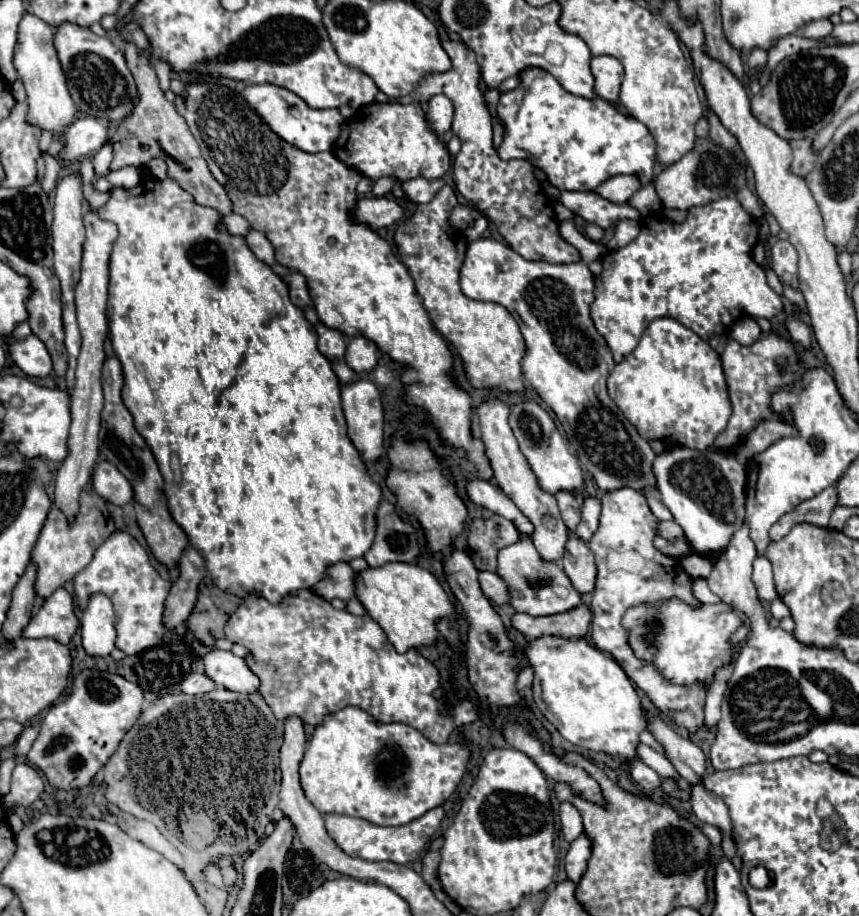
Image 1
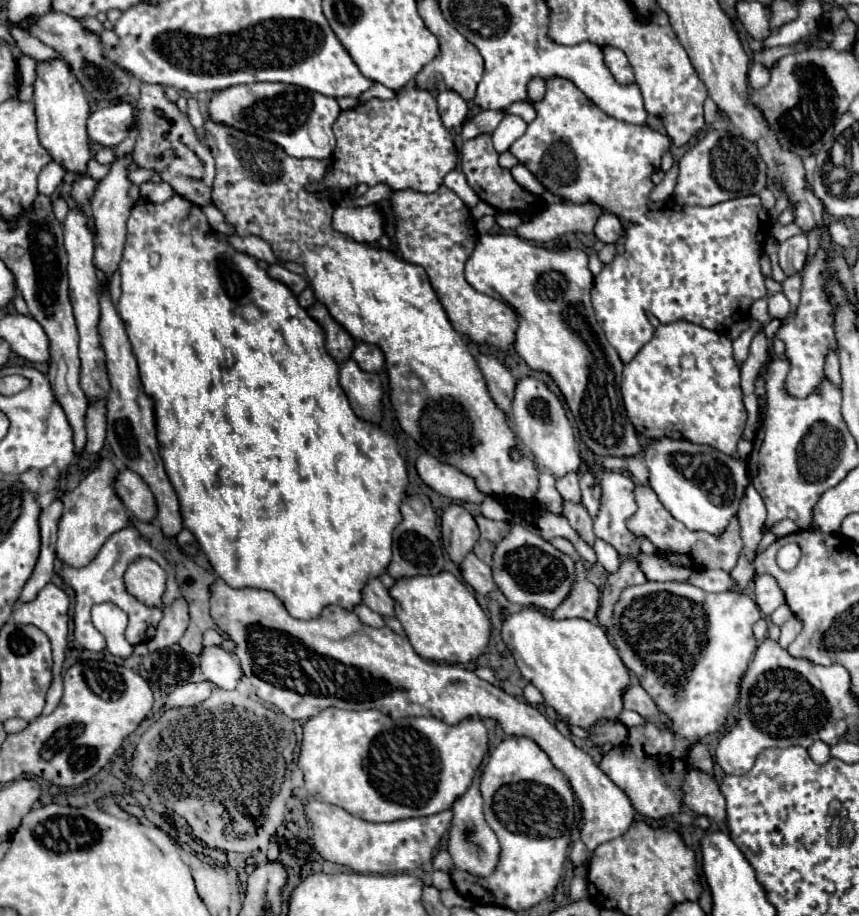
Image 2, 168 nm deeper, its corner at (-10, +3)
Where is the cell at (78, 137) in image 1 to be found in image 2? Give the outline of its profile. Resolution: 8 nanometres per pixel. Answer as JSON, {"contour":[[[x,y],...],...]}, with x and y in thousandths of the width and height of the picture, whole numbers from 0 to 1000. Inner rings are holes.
{"contour":[[[149,111],[128,114],[102,129],[102,148],[119,159],[135,162],[147,151],[154,133],[154,116]]]}

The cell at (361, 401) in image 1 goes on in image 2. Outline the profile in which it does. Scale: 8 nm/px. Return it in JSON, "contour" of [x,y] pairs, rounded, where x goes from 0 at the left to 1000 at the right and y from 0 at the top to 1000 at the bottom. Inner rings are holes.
{"contour":[[[405,391],[405,395],[396,397],[396,421],[403,428],[407,443],[412,450],[431,461],[442,459],[442,437],[445,437],[445,421],[438,408],[424,406]]]}

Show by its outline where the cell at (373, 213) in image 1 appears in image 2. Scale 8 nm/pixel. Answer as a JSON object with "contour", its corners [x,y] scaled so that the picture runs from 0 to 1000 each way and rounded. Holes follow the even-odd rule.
{"contour":[[[391,225],[386,234],[389,251],[407,258],[414,264],[426,264],[433,269],[445,258],[445,245],[447,240],[435,225],[424,225],[424,227]]]}

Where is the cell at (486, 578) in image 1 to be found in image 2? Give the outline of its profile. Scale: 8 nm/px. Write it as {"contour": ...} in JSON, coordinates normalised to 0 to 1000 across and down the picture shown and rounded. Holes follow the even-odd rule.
{"contour":[[[545,603],[545,605],[540,607],[540,611],[536,614],[536,622],[538,622],[540,633],[545,633],[545,638],[547,638],[556,648],[568,648],[568,646],[577,644],[577,638],[575,638],[575,633],[573,633],[570,618],[563,616],[563,614],[559,614],[552,603]]]}

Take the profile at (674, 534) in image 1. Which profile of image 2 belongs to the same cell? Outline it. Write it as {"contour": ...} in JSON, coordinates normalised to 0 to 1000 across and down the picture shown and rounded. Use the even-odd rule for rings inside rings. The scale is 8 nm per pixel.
{"contour":[[[740,531],[738,533],[738,544],[743,550],[743,557],[736,566],[731,566],[731,579],[740,585],[750,585],[754,587],[761,596],[764,603],[775,609],[778,614],[782,614],[785,607],[801,607],[803,614],[782,614],[787,618],[799,618],[799,620],[838,620],[850,624],[852,618],[857,618],[861,600],[866,598],[864,587],[861,587],[861,572],[859,566],[852,566],[847,576],[843,579],[843,583],[831,585],[824,581],[810,581],[810,579],[801,579],[794,570],[789,570],[766,546],[766,541],[761,539],[761,535],[757,531]]]}

